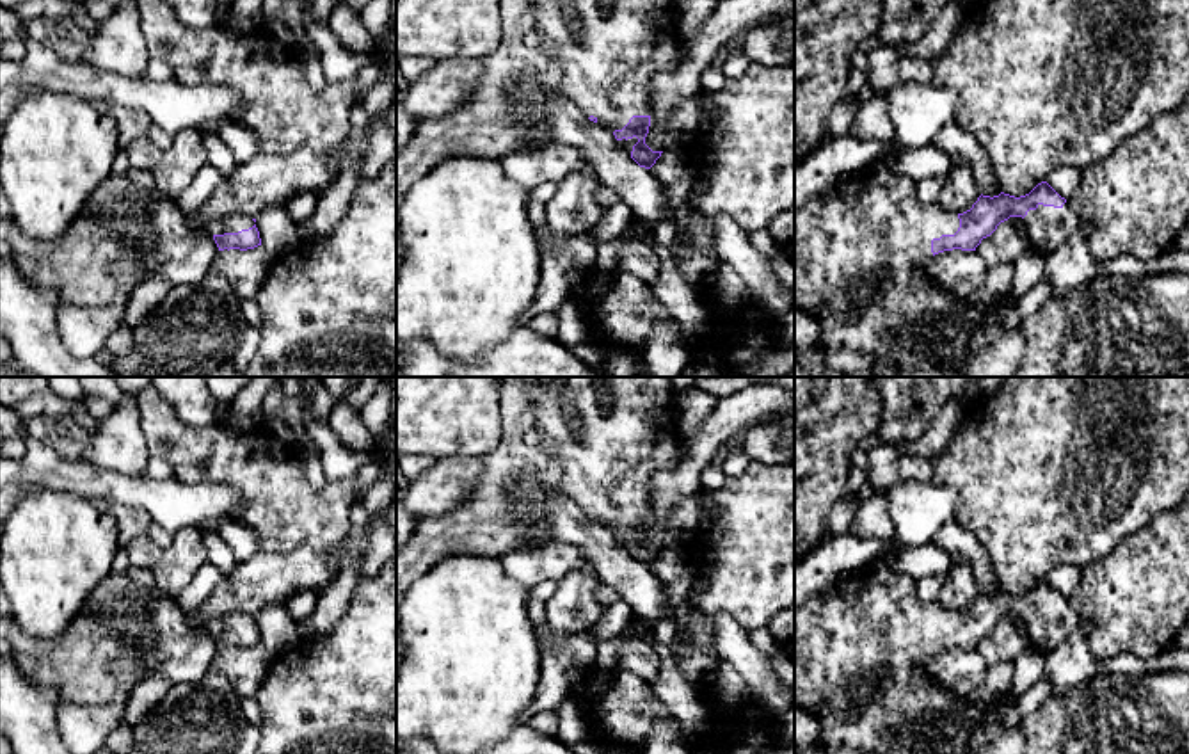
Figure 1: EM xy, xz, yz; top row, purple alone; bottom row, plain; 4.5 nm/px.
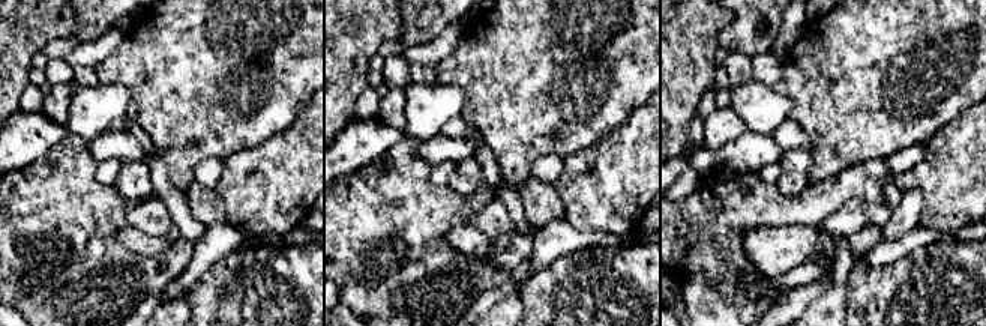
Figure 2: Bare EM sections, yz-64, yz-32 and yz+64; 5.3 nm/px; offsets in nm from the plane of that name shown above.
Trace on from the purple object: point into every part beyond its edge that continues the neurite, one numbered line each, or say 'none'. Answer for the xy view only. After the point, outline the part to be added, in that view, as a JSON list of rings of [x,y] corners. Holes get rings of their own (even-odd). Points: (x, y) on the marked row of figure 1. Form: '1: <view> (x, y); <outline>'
1: xy (233, 223); [[[231,213],[231,215],[217,217],[217,219],[206,222],[201,228],[201,231],[213,237],[213,235],[224,235],[224,233],[238,233],[242,229],[252,228],[254,224],[256,222],[247,215]]]

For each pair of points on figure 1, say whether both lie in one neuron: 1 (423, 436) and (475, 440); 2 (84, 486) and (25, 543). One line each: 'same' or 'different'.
1: same
2: different

